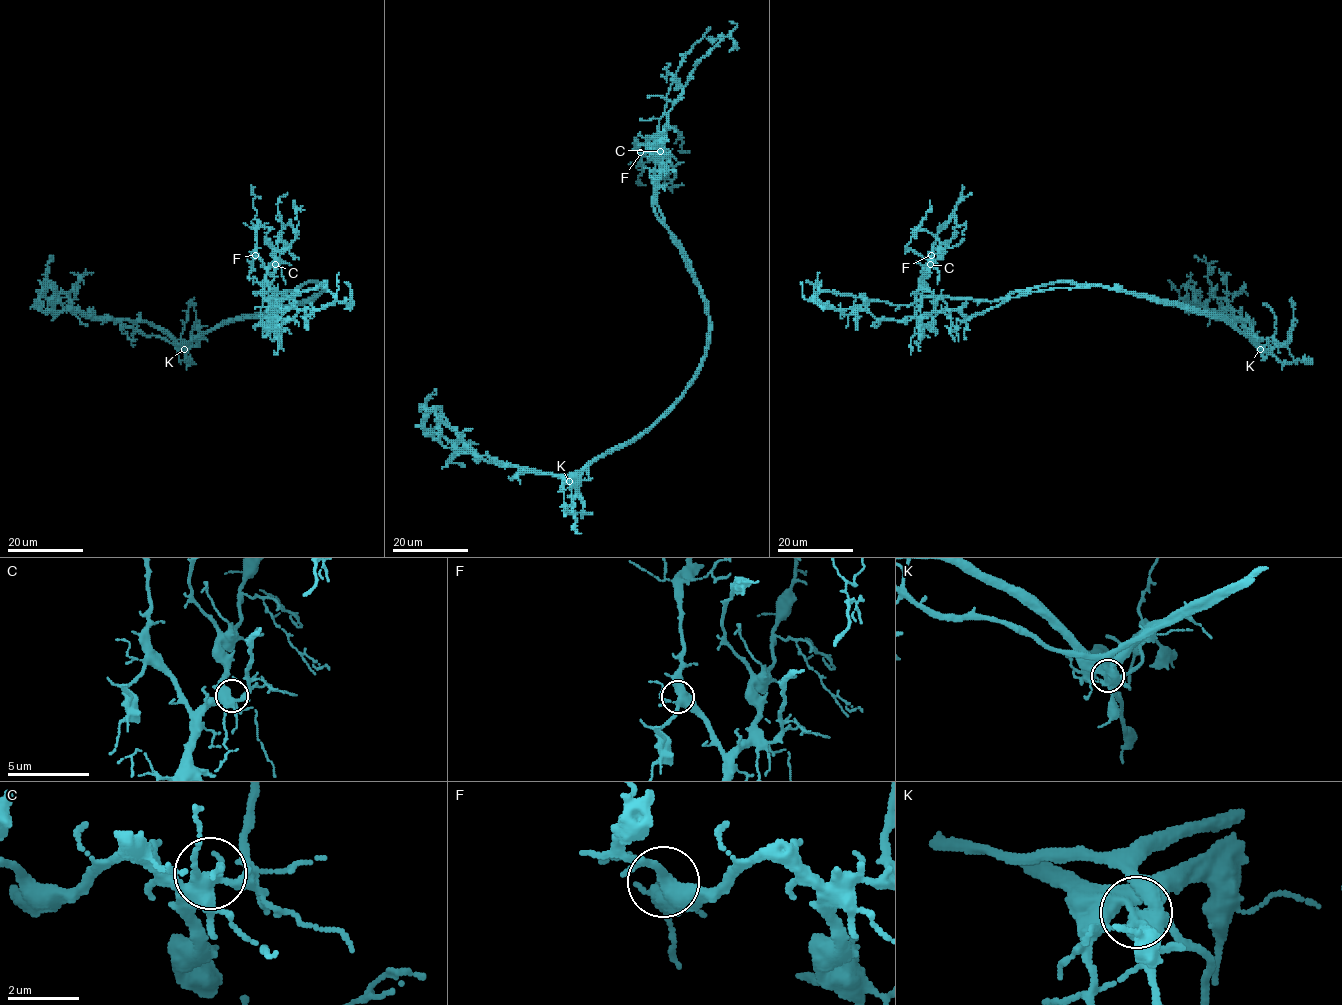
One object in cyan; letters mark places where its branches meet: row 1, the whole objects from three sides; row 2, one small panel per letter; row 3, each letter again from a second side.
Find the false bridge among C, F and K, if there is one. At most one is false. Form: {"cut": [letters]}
{"cut": ["K"]}

